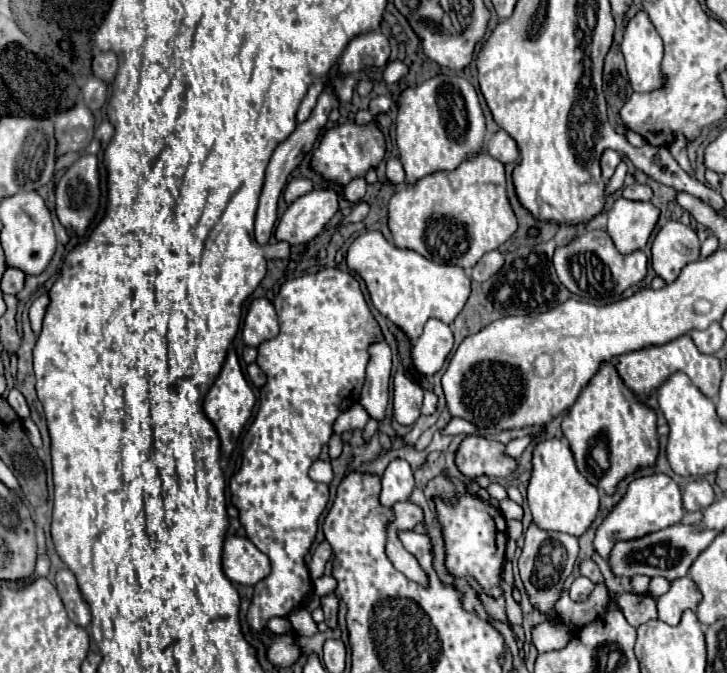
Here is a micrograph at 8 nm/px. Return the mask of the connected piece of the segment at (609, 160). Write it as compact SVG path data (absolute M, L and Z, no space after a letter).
M608 149L608 151L604 151L604 155L602 155L602 177L606 179L606 181L610 181L610 177L614 175L614 171L616 171L616 165L620 163L620 153L616 153L616 151L612 151L612 149Z

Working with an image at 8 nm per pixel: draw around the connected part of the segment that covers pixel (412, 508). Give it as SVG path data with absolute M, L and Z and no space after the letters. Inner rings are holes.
M402 501L402 503L396 503L394 505L394 531L402 529L402 527L416 527L420 521L424 521L424 511L414 505L412 501ZM408 503L408 505L406 505Z

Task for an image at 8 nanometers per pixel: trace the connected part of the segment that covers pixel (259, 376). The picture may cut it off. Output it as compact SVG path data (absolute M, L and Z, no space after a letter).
M250 363L248 365L248 377L250 381L256 385L256 387L262 387L266 383L266 375L262 373L262 369L256 365L256 363Z

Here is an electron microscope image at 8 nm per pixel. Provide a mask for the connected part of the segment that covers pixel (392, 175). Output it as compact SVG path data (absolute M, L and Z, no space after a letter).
M396 157L388 159L386 175L388 175L388 179L390 179L394 185L398 185L398 183L404 183L404 169L402 169L402 163L400 163L400 159L396 159Z

